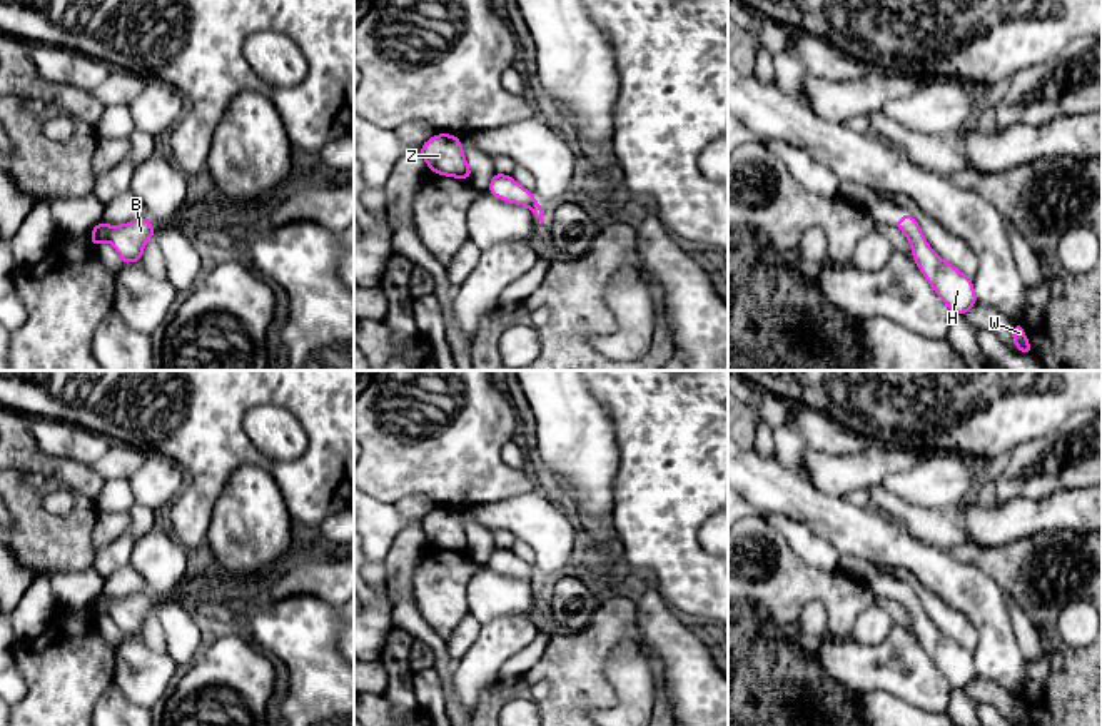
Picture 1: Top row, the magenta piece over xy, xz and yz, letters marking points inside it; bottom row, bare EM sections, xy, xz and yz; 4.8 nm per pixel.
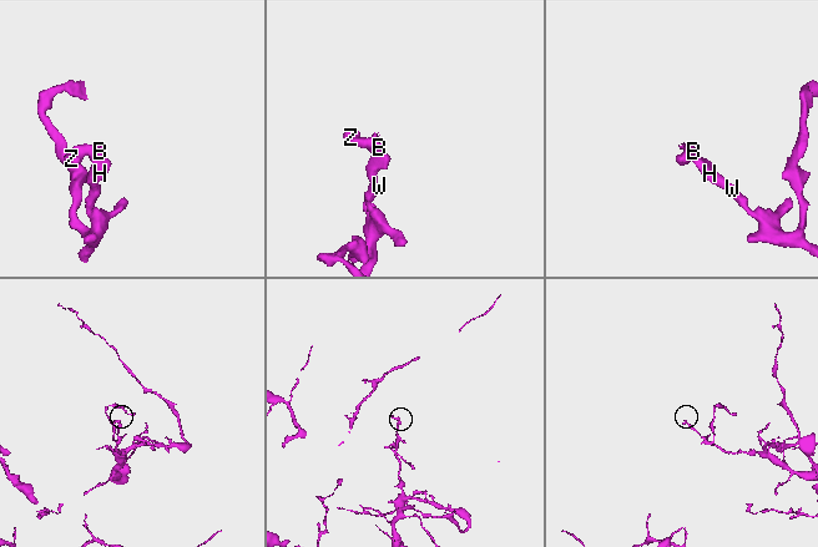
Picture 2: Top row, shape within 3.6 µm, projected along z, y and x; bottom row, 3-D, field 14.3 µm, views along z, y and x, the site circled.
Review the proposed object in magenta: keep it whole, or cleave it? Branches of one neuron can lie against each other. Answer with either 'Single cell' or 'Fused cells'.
Single cell

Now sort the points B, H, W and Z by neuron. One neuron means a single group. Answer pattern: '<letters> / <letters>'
B H W Z

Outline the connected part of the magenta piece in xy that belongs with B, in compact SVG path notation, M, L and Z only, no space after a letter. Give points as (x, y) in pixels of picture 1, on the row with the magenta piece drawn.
M147 217L122 225L107 225L100 220L90 232L90 245L99 247L102 240L107 240L120 255L122 264L140 262L144 247L154 235L155 227Z

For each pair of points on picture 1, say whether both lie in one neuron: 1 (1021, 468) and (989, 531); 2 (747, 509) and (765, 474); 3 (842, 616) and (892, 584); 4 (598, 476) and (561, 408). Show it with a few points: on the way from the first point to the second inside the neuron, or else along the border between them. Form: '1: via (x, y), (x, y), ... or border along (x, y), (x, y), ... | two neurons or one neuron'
1: border along (1042, 498), (994, 501) | two neurons
2: border along (745, 499), (763, 513) | two neurons
3: border along (844, 571), (857, 576), (875, 594) | two neurons
4: via (581, 459), (571, 424) | one neuron

